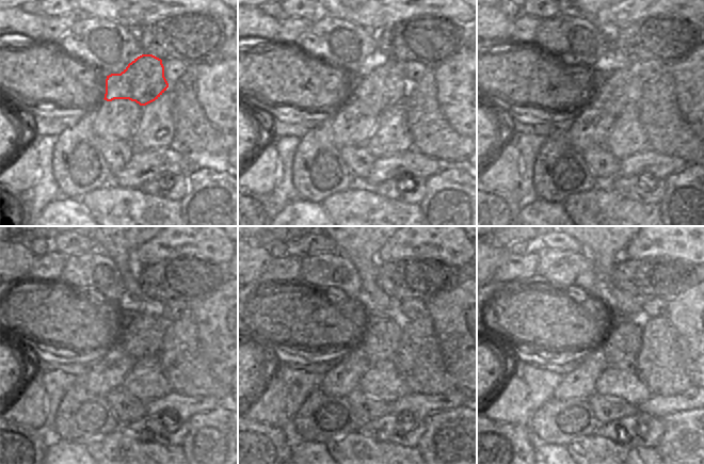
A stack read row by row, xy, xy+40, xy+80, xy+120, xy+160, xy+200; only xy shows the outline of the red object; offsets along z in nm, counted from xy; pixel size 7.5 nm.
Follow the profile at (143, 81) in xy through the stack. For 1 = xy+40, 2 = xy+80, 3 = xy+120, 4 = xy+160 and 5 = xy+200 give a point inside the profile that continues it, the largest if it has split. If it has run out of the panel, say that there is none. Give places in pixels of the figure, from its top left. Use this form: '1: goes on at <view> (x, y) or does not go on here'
1: goes on at xy+40 (385, 85)
2: goes on at xy+80 (621, 89)
3: goes on at xy+120 (142, 336)
4: goes on at xy+160 (383, 333)
5: goes on at xy+200 (621, 348)

